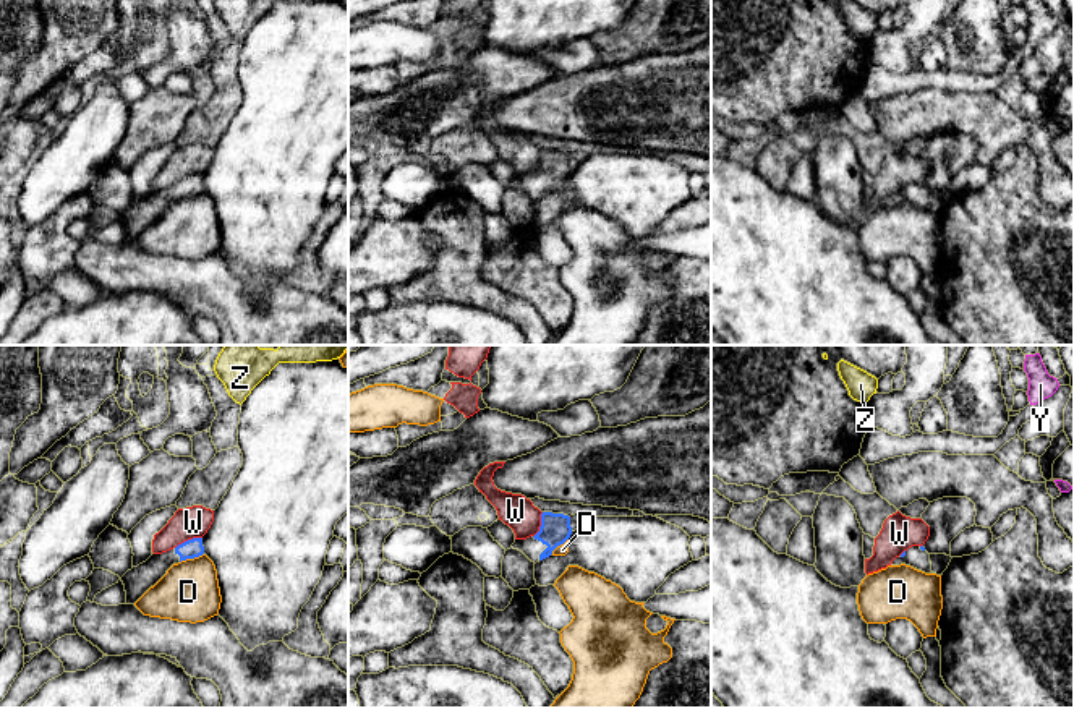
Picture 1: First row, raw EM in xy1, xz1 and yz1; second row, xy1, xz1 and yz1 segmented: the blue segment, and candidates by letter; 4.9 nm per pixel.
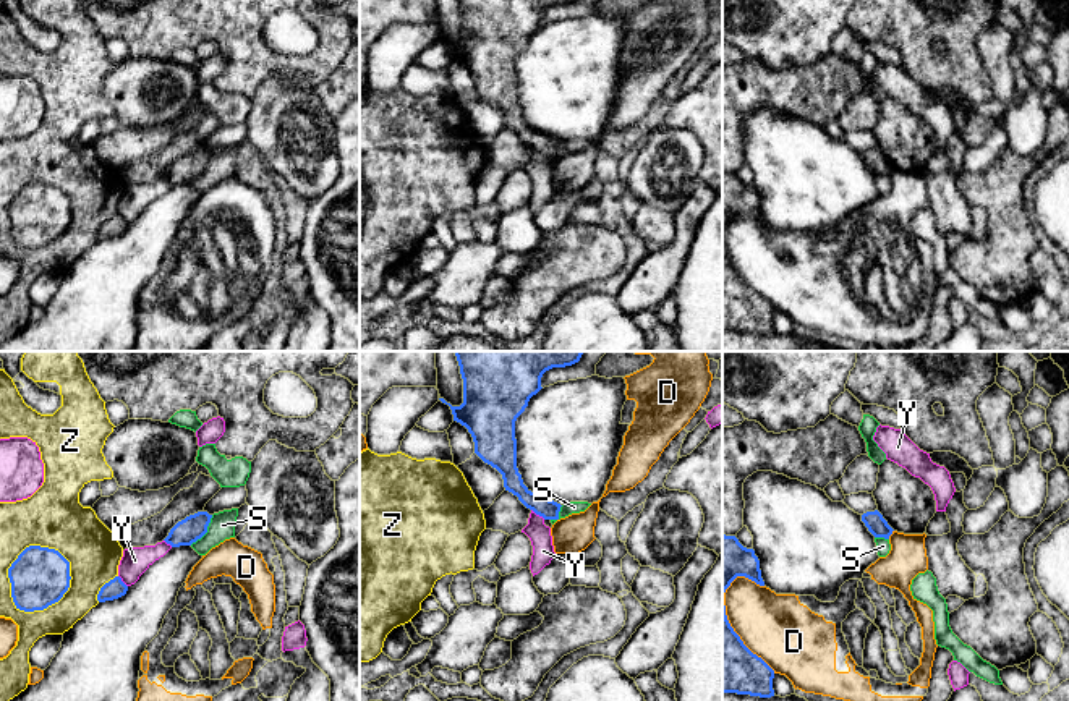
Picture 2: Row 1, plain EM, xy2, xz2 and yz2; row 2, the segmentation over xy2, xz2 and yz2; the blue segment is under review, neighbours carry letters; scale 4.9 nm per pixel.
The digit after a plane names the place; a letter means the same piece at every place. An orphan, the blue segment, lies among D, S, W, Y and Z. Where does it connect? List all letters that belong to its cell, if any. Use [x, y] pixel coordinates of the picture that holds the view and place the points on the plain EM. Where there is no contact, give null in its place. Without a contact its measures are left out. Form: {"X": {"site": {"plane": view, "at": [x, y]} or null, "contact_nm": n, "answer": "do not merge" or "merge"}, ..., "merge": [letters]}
{"D": {"site": {"plane": "yz2", "at": [729, 263]}, "contact_nm": 500, "answer": "do not merge"}, "S": {"site": {"plane": "xy2", "at": [206, 169]}, "contact_nm": 190, "answer": "do not merge"}, "W": {"site": {"plane": "xy1", "at": [188, 177]}, "contact_nm": 150, "answer": "do not merge"}, "Y": {"site": {"plane": "xz2", "at": [538, 151]}, "contact_nm": 90, "answer": "do not merge"}, "Z": {"site": {"plane": "xy2", "at": [12, 201]}, "contact_nm": 360, "answer": "do not merge"}, "merge": []}

